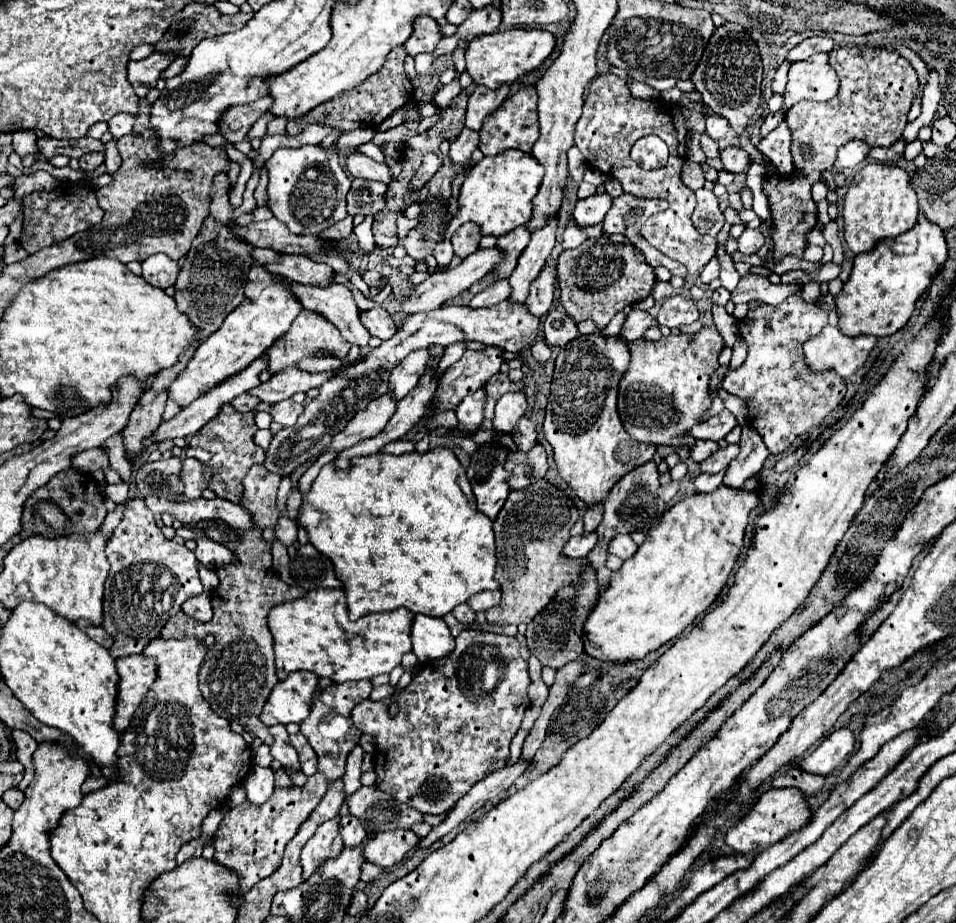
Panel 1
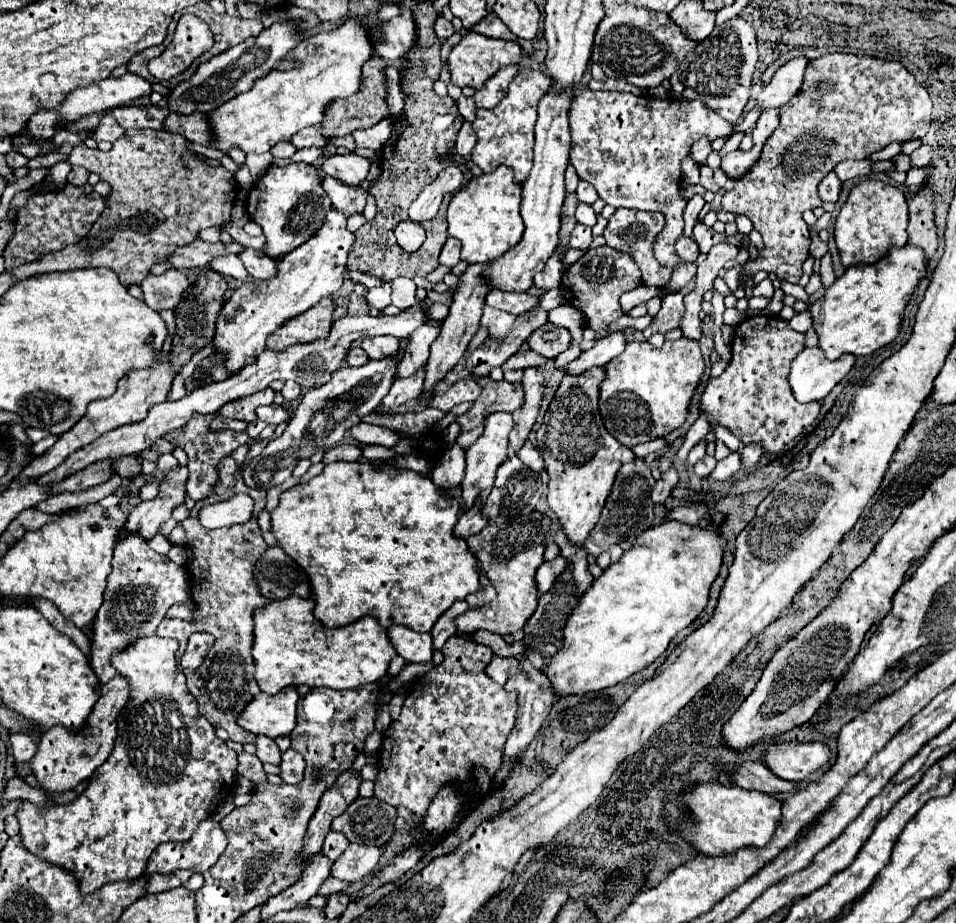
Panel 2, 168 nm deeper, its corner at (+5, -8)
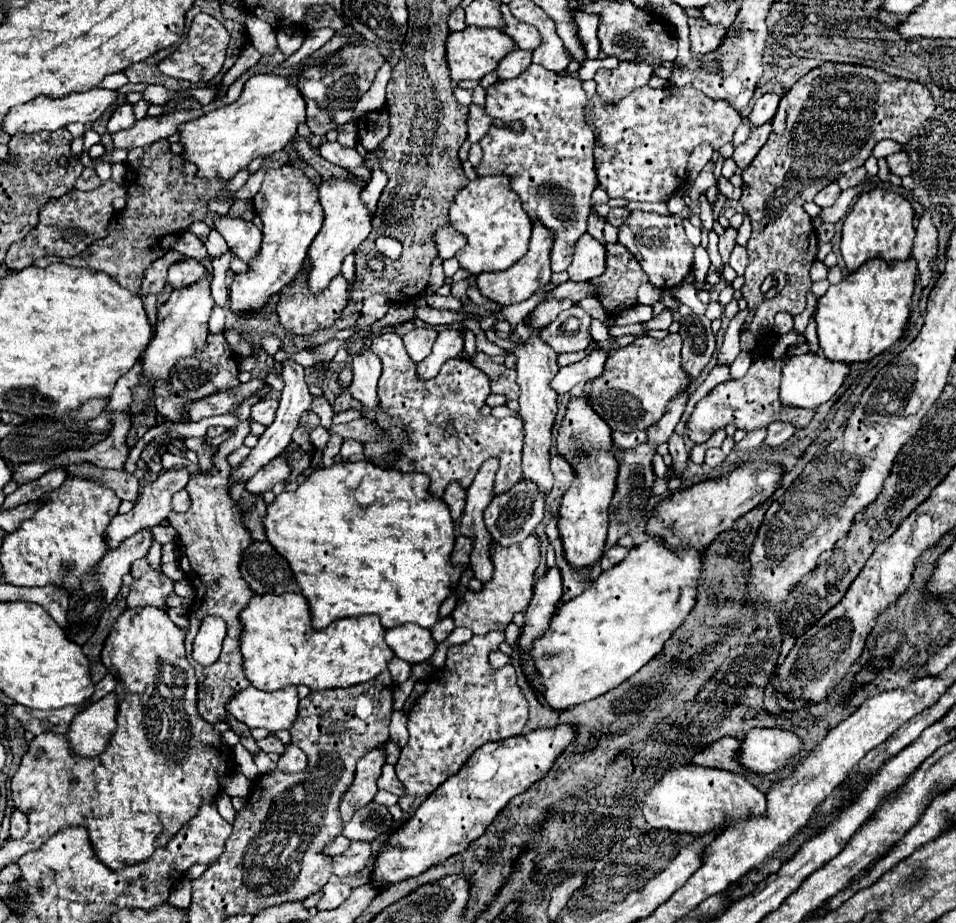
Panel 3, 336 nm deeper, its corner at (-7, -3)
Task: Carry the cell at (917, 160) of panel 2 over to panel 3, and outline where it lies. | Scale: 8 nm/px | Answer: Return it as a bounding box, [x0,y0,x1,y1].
[886,152,910,176]

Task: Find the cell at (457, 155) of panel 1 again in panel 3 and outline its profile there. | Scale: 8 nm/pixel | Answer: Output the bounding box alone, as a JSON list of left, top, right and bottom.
[466,104,492,142]

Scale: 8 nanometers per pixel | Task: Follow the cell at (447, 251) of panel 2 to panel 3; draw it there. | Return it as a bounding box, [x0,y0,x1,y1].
[434,224,466,260]

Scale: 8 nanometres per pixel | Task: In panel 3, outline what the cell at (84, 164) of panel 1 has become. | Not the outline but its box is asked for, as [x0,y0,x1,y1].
[74,168,102,190]

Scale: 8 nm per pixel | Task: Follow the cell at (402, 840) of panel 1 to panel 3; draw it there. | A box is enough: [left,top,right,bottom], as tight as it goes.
[332,842,372,878]

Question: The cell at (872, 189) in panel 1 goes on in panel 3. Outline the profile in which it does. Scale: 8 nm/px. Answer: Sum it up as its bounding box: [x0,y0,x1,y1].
[840,188,916,272]

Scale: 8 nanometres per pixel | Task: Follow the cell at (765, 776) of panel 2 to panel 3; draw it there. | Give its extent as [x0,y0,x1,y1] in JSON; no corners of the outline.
[692,736,748,774]

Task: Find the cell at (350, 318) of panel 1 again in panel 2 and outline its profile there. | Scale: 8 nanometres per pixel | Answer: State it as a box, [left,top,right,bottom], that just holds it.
[346,347,368,367]

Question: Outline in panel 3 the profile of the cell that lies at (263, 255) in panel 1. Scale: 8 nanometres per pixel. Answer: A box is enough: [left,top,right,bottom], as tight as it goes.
[206,230,228,258]

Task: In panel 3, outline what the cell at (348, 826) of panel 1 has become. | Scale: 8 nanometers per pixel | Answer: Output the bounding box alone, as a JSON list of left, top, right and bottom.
[324,836,350,856]

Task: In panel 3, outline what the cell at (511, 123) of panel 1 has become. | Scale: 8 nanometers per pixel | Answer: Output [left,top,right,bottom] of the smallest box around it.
[474,64,598,272]

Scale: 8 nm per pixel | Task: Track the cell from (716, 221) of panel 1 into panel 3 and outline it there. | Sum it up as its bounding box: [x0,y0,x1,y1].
[728,244,749,276]

